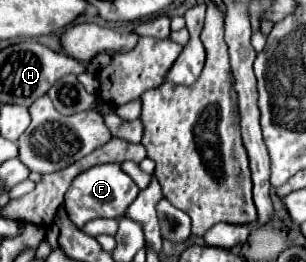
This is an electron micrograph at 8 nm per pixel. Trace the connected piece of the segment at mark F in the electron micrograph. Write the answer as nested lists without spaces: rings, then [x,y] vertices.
[[[106,163],[106,165],[96,165],[84,173],[80,173],[64,199],[64,207],[66,213],[70,217],[70,221],[82,229],[86,221],[96,219],[96,217],[108,217],[108,219],[118,219],[124,215],[124,211],[128,209],[128,205],[138,197],[138,185],[122,171],[122,167],[118,163]]]

